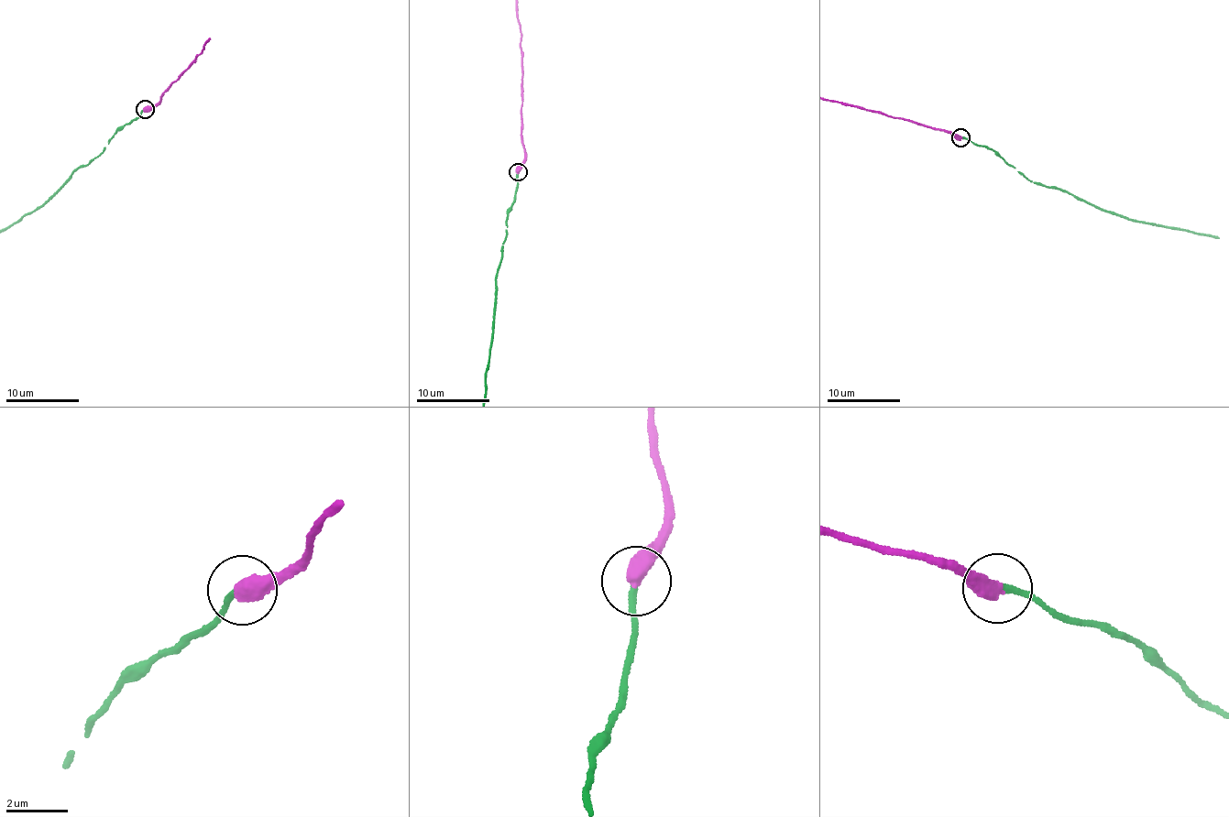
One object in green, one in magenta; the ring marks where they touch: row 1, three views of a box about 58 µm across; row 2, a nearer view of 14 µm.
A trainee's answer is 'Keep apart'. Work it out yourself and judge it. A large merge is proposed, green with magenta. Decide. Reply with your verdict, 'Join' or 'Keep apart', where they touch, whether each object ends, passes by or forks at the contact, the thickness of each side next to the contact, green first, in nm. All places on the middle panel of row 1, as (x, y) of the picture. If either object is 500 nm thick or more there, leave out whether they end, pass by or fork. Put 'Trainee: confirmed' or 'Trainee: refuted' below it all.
Join. Place: (518, 172). Thickness 200 nm (green) against 550 nm
Trainee: refuted

